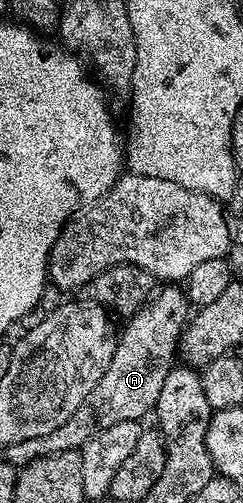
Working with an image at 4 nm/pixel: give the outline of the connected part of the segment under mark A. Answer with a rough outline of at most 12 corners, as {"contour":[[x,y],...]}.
{"contour":[[160,287],[124,323],[86,402],[49,438],[82,449],[142,421],[176,363],[193,305]]}

